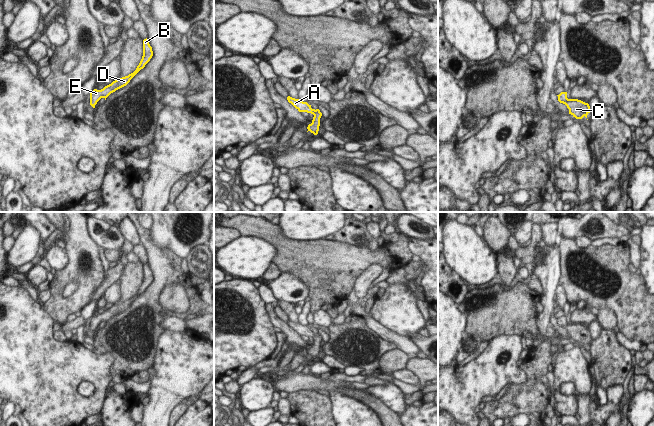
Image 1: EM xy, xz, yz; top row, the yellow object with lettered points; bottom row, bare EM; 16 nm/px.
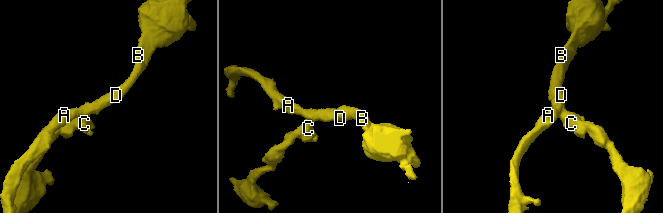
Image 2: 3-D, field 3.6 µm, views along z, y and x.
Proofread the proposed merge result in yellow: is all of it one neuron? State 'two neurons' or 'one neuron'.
one neuron

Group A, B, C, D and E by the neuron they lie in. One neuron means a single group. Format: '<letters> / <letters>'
A B C D E

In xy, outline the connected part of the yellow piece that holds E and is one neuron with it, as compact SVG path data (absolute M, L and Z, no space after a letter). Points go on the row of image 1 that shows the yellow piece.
M144 39L143 40L143 56L142 59L139 63L139 65L137 66L136 70L129 74L128 76L119 78L115 81L113 81L111 84L105 86L103 89L101 90L97 90L94 89L91 93L90 93L90 105L95 108L95 105L97 104L97 102L101 99L104 98L106 100L106 98L113 92L115 92L116 90L126 86L130 80L141 70L145 67L145 65L150 61L150 59L153 56L153 51L152 51L152 47L150 46L148 39Z

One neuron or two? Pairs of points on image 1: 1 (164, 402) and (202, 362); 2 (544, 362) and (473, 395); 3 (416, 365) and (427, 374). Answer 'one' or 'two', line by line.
1: one
2: two
3: one

